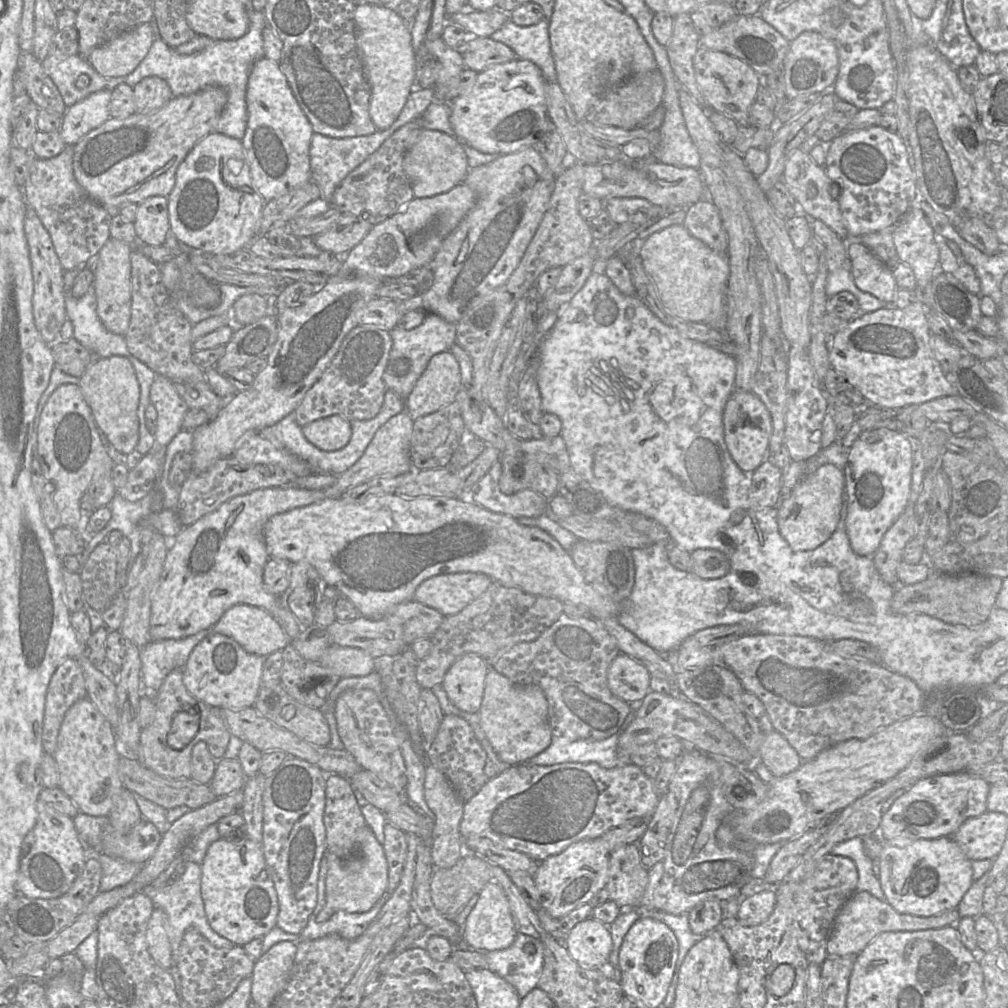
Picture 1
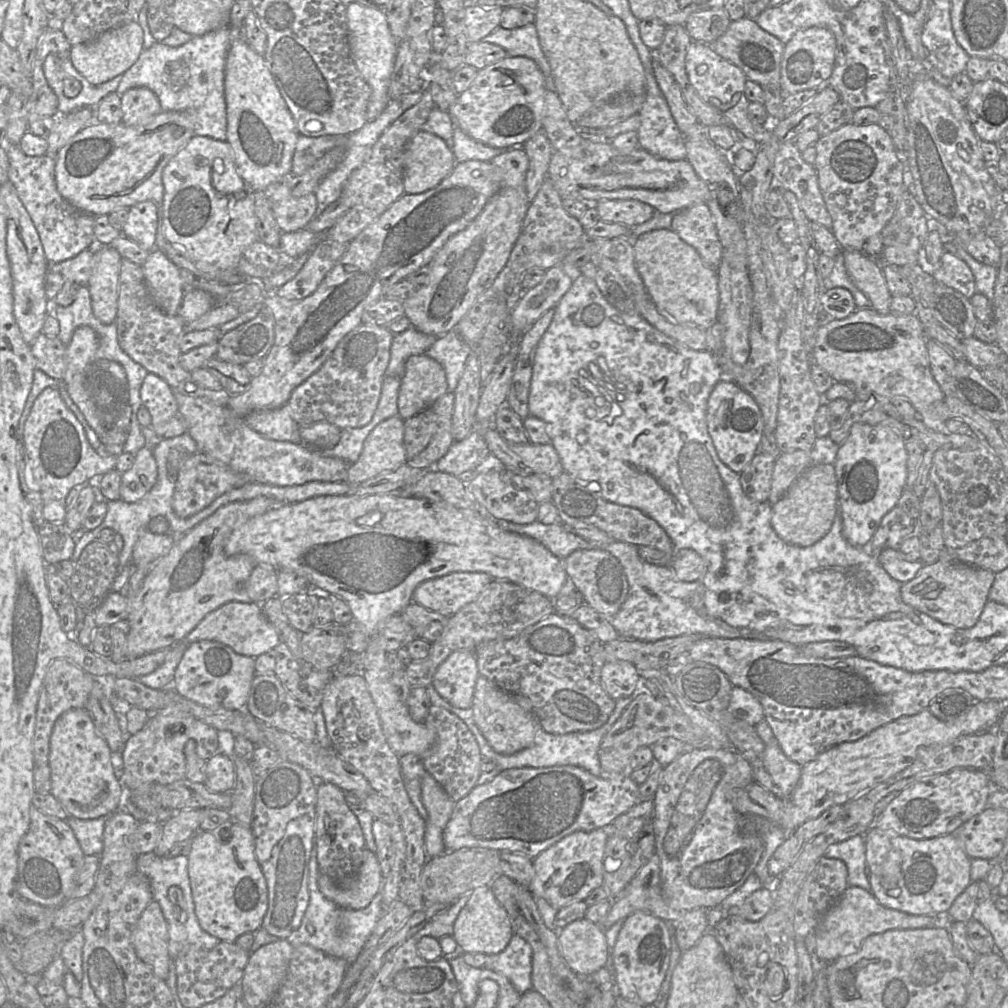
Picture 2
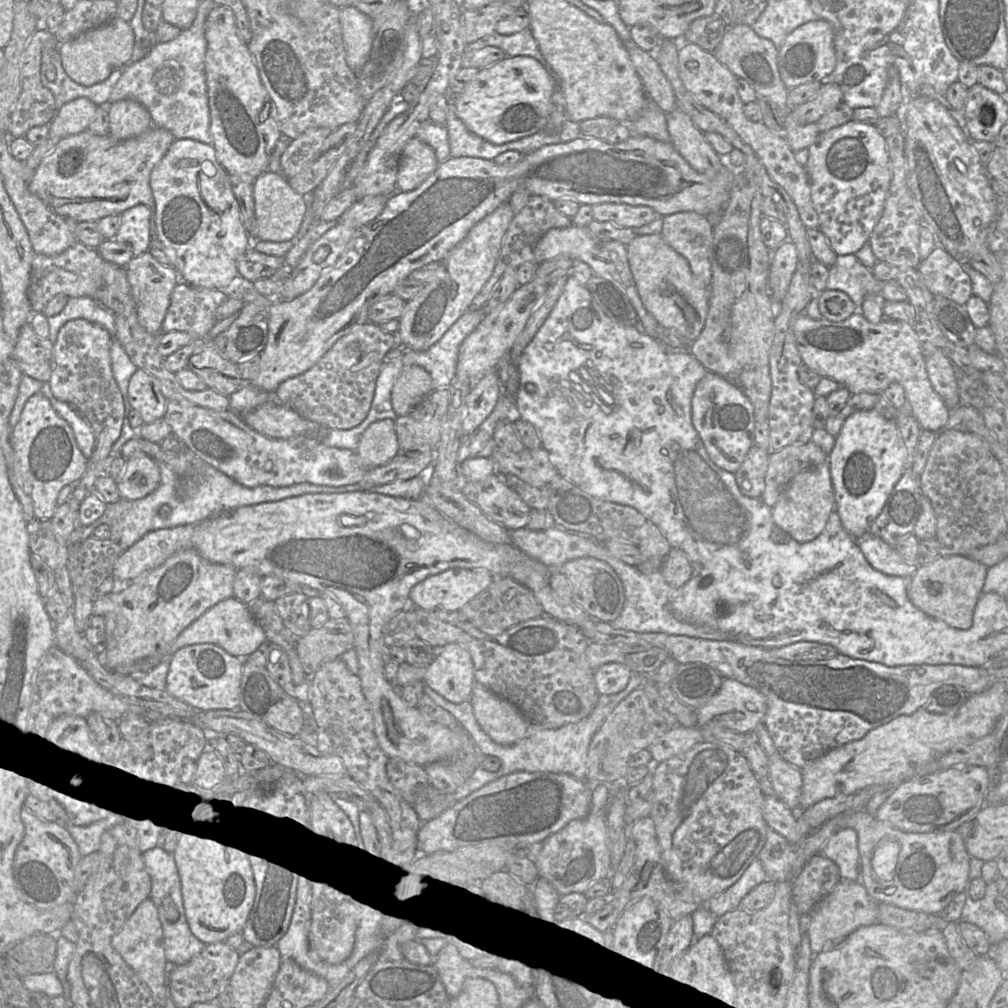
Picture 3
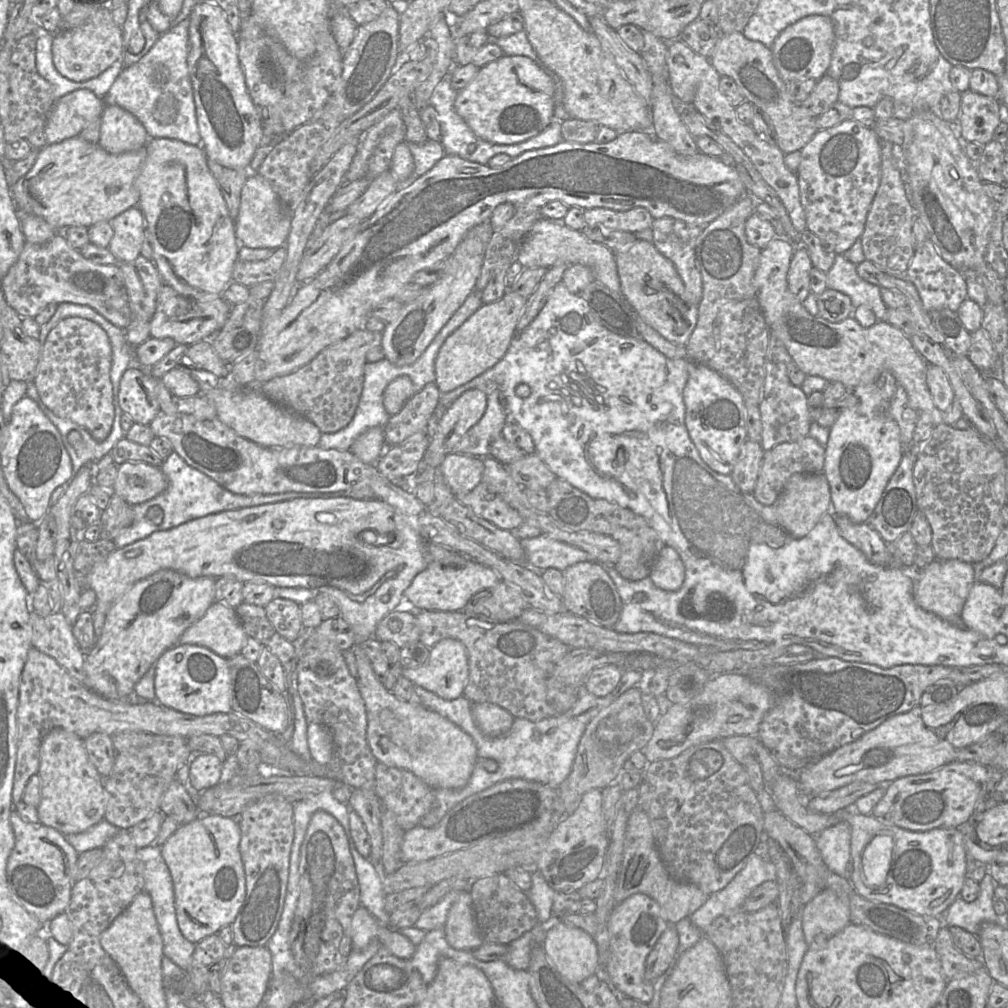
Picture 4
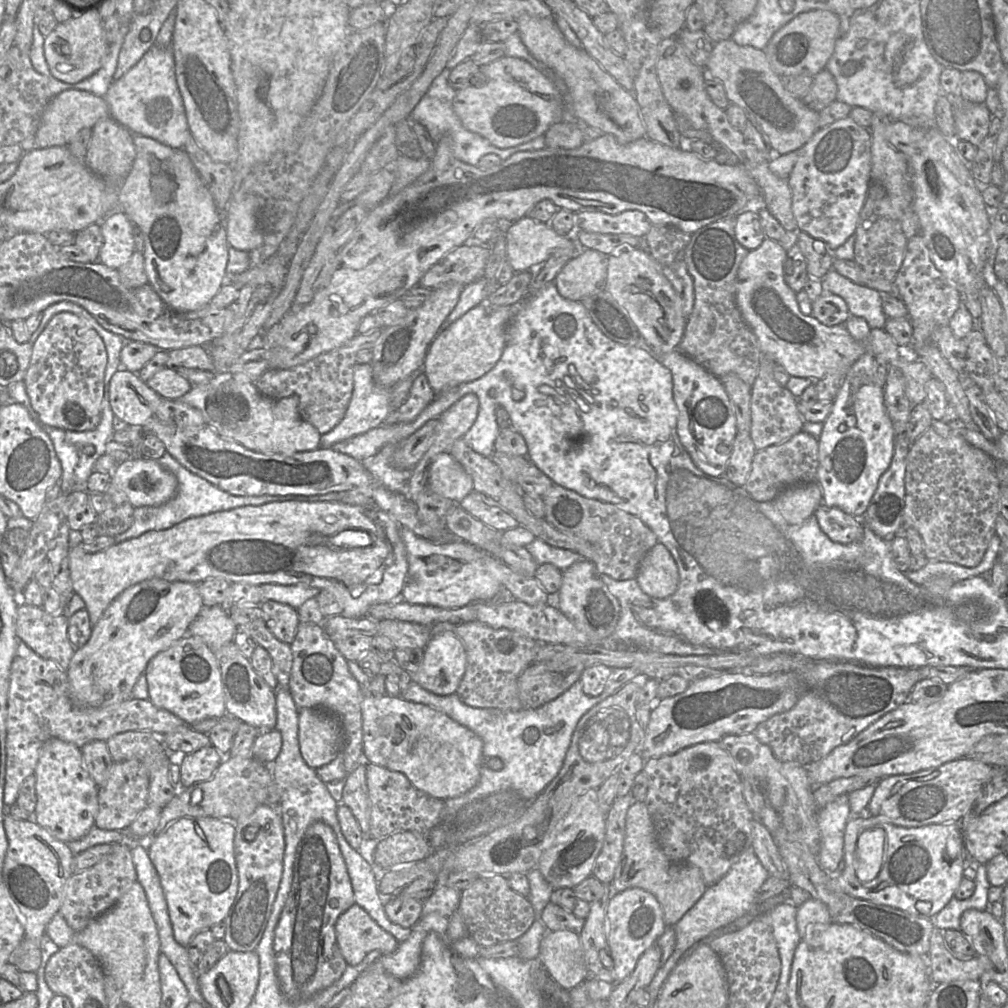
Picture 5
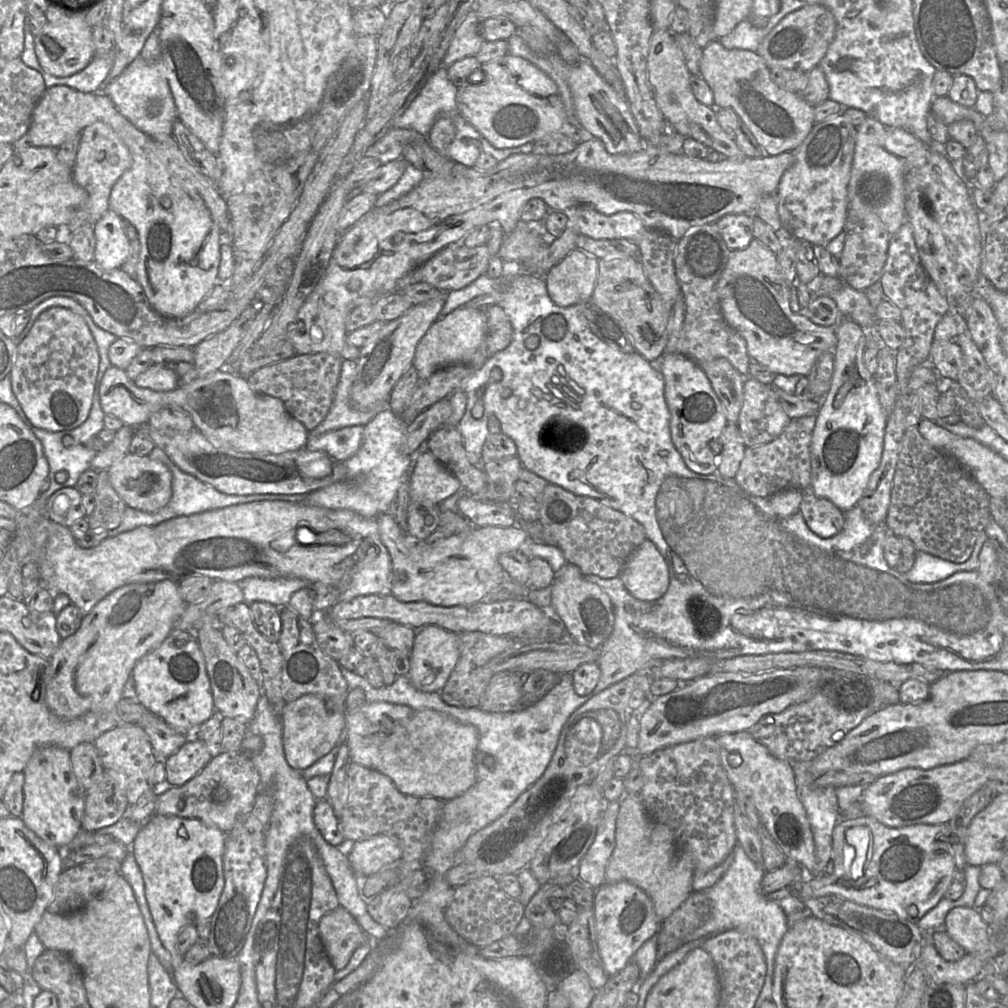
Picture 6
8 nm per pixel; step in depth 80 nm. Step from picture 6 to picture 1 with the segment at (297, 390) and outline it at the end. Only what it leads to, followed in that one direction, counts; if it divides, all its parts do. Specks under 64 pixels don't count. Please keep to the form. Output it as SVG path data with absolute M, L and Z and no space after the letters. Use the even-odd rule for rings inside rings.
M361 325L352 329L323 375L294 410L298 425L303 428L330 416L342 416L351 422L374 418L384 402L386 387L382 376L389 364L391 348L390 331Z

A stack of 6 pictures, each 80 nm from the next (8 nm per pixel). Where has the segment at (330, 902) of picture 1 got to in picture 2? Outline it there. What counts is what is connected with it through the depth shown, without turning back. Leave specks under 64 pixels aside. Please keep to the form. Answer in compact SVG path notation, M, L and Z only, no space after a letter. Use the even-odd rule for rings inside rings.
M364 846L364 863L356 882L349 888L338 888L326 875L319 875L319 890L327 900L342 908L359 910L367 907L379 892L382 882L382 871L375 852Z

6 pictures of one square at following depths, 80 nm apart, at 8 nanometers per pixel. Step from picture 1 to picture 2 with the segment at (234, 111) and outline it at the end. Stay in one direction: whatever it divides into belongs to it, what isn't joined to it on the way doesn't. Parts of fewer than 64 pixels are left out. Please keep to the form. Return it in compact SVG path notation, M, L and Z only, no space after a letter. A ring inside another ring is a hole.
M228 27L193 36L187 43L171 47L157 41L145 49L122 77L117 87L121 96L136 87L147 87L158 97L164 111L184 111L194 116L195 136L225 140L227 114L224 96L226 58L233 40Z

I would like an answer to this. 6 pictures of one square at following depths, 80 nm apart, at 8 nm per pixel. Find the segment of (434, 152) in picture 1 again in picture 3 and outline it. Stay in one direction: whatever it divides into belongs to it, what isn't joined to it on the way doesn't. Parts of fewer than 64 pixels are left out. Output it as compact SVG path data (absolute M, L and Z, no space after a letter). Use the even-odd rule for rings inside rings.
M410 139L403 148L397 175L397 188L407 192L418 188L438 167L434 149L418 139Z

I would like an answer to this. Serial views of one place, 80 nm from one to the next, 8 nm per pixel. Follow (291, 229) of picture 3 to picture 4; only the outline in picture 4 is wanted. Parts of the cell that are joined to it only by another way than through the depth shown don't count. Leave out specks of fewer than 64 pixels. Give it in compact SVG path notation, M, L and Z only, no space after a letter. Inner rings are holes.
M257 172L249 174L241 191L239 212L235 219L235 233L240 245L275 250L285 245L291 223L291 212L284 207L269 181Z

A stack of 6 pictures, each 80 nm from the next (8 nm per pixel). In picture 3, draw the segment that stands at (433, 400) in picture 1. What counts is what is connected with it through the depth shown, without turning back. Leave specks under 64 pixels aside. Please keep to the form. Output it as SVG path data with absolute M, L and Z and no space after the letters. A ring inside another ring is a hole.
M406 366L391 391L391 403L395 414L407 415L431 391L433 387L430 374L421 366Z

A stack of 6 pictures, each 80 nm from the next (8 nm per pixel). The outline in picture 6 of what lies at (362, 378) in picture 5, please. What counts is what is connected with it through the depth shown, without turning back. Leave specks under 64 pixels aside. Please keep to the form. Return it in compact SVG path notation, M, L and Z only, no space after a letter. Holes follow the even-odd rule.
M343 360L340 379L331 409L325 419L310 432L310 435L322 435L329 431L351 426L364 427L380 412L388 409L386 402L367 411L354 408L350 396L355 373L356 361Z

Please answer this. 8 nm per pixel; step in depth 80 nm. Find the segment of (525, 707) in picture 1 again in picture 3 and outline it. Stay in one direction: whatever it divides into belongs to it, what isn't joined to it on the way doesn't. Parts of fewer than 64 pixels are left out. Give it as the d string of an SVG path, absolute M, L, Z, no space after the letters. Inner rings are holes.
M474 683L469 702L478 725L497 744L511 745L530 728L531 723L515 705L480 683Z

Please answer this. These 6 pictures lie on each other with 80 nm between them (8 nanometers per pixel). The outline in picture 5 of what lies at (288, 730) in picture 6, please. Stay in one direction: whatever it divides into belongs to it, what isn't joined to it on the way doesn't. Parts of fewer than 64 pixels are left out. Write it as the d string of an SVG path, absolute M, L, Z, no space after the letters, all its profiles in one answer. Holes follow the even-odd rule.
M299 709L298 742L303 760L317 769L339 755L343 727L339 718L323 709Z

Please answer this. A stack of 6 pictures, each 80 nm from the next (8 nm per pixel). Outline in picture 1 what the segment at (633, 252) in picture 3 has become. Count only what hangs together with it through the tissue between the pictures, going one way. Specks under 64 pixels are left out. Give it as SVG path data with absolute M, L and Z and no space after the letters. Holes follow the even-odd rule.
M680 224L647 237L639 255L664 307L677 319L708 325L722 315L722 303L725 303L730 273L727 254L712 250Z

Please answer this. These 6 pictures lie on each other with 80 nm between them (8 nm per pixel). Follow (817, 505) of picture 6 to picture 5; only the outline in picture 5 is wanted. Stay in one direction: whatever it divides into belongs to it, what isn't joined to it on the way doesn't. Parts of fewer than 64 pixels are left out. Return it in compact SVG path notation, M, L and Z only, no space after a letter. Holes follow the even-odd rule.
M820 505L813 515L821 530L834 542L849 544L862 539L865 524L837 507Z

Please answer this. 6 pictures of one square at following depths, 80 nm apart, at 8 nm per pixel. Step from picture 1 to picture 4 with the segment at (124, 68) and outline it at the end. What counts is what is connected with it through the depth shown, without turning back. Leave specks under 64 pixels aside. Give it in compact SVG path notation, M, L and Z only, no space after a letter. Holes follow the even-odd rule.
M99 9L83 24L54 34L52 43L53 64L65 78L85 82L95 78L115 63L123 54L122 27L115 24L111 9Z

